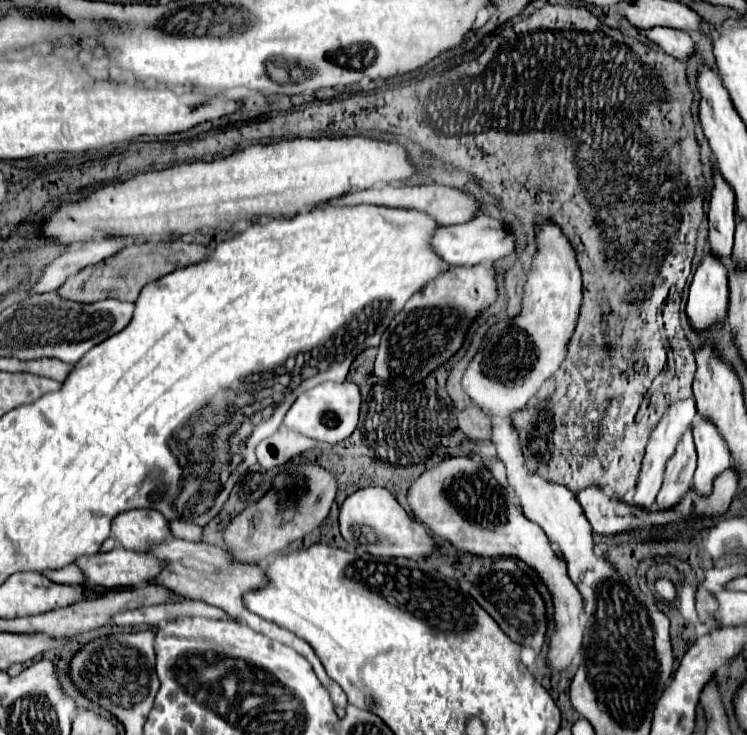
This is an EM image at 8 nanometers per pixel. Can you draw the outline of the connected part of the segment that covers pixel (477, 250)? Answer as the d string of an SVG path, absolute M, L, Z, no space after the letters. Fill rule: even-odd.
M478 216L470 222L458 224L458 226L442 226L440 230L436 230L432 244L434 244L434 250L438 252L438 256L444 258L448 264L476 266L476 264L492 264L492 262L512 254L516 240L500 220L494 220L490 216Z

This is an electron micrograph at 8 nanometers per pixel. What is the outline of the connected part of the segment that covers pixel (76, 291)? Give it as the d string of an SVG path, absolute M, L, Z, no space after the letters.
M172 240L172 242L148 242L148 244L128 244L128 258L126 254L116 254L108 260L102 260L100 264L92 264L84 270L80 270L76 276L70 276L60 288L58 294L64 300L72 302L98 302L104 298L114 298L122 302L136 302L140 296L140 290L144 284L158 280L164 274L170 274L174 270L186 268L188 264L198 264L204 256L208 256L208 248L202 244L192 244L184 240Z

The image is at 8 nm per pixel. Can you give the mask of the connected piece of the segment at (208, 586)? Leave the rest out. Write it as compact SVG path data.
M180 538L166 540L164 544L152 548L152 554L170 562L162 570L162 574L156 578L158 584L164 584L166 588L172 588L174 592L178 592L184 598L194 598L194 600L202 600L202 602L208 602L212 606L218 606L224 612L228 612L234 620L246 624L248 628L258 630L258 632L266 634L268 638L274 638L278 642L294 648L298 654L302 654L306 660L310 660L316 676L320 678L320 682L328 690L334 706L346 708L348 698L346 698L344 690L334 680L328 678L322 662L318 660L316 652L312 650L312 646L306 640L296 638L292 632L288 632L288 630L284 630L284 628L280 628L280 626L276 626L272 622L266 622L264 618L260 618L260 616L252 614L250 610L246 610L246 606L242 602L242 596L256 590L256 588L264 588L264 584L268 584L268 576L264 576L262 566L258 566L258 564L236 564L236 560L232 560L232 556L228 556L228 552L224 548L220 548L220 546L212 546L212 544L204 544L204 542L188 542L188 540L180 540Z

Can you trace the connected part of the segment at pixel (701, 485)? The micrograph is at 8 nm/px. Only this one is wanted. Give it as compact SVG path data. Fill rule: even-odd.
M700 420L696 424L694 442L698 450L698 468L692 480L692 490L698 496L708 496L712 492L714 478L730 468L730 450L716 426L708 420Z

